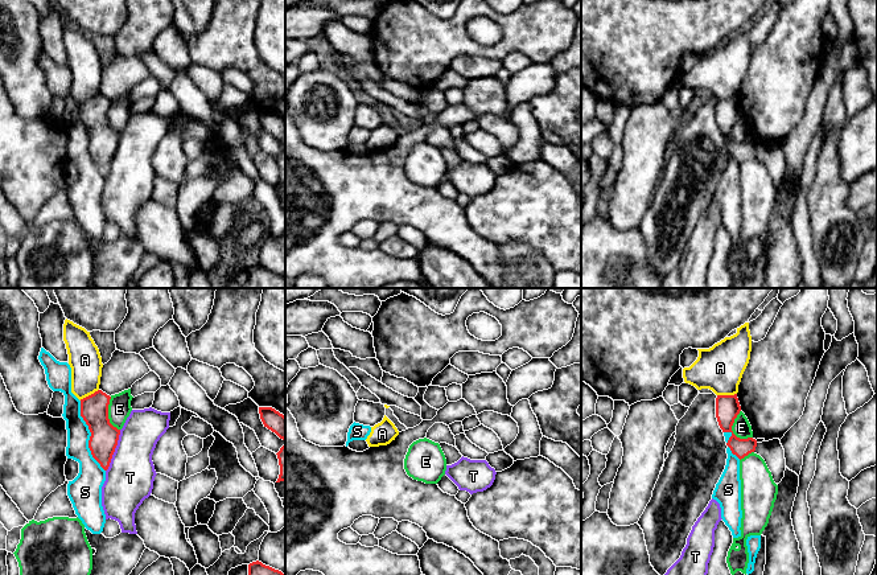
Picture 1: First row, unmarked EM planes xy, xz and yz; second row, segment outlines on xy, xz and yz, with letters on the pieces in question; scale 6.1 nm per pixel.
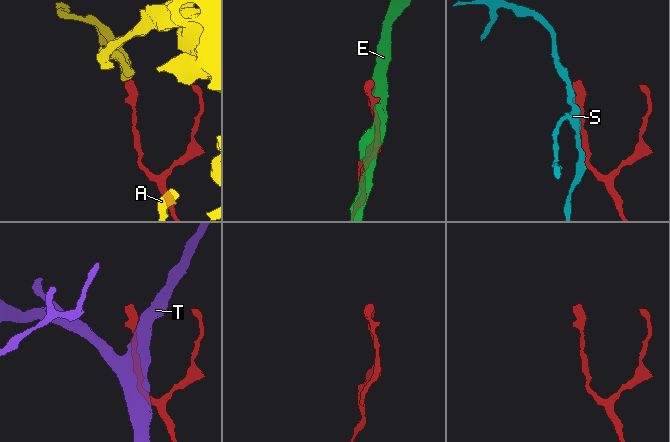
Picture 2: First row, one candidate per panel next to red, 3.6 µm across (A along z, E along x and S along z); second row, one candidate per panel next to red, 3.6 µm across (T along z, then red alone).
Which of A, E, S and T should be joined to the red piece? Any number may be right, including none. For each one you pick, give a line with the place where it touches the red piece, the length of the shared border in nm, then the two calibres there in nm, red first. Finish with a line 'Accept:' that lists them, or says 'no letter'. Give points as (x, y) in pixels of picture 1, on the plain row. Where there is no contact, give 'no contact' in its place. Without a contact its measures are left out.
Accept: no letter

